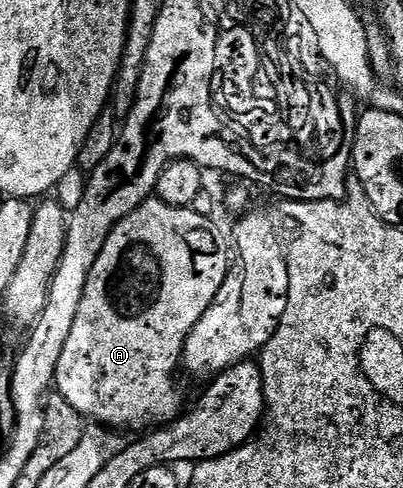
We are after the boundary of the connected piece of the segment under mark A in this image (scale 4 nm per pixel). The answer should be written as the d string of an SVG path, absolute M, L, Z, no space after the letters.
M148 199L141 207L137 207L137 211L133 211L133 215L129 215L125 219L121 219L121 223L109 235L109 239L105 239L105 247L101 247L101 255L97 255L97 263L93 263L93 271L89 275L89 283L85 283L85 299L81 299L81 308L77 311L77 320L73 322L73 331L69 335L69 339L65 342L65 351L61 351L61 363L57 363L57 375L55 376L54 388L57 390L58 396L63 397L71 406L79 412L85 419L93 420L103 427L110 427L116 431L128 431L127 429L139 429L135 431L143 431L148 427L162 427L175 420L184 412L183 397L175 390L175 368L178 370L181 365L181 358L183 355L183 344L187 342L187 336L193 331L193 327L201 319L201 315L205 315L205 311L213 303L213 299L217 295L217 291L225 283L227 278L227 271L229 268L229 241L223 238L223 233L214 225L213 222L207 221L203 225L201 218L195 214L194 208L188 207L182 209L181 207L169 207L164 201L158 199Z

